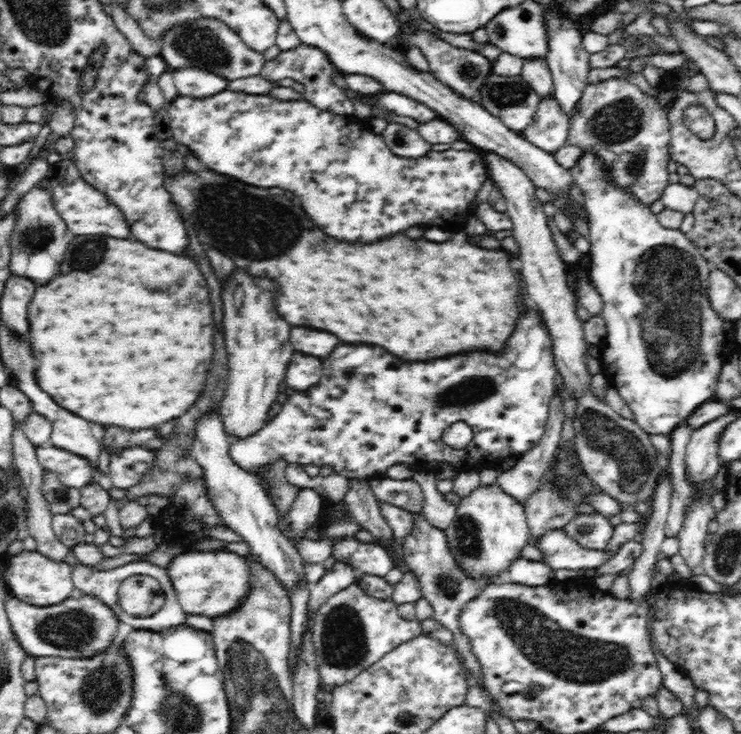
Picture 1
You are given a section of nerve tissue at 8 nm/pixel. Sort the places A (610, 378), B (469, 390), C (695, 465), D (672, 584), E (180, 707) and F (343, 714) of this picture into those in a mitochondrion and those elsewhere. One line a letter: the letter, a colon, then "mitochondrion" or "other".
A: other
B: mitochondrion
C: other
D: other
E: mitochondrion
F: other

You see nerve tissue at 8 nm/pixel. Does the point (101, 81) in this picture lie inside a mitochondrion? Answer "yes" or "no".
no

